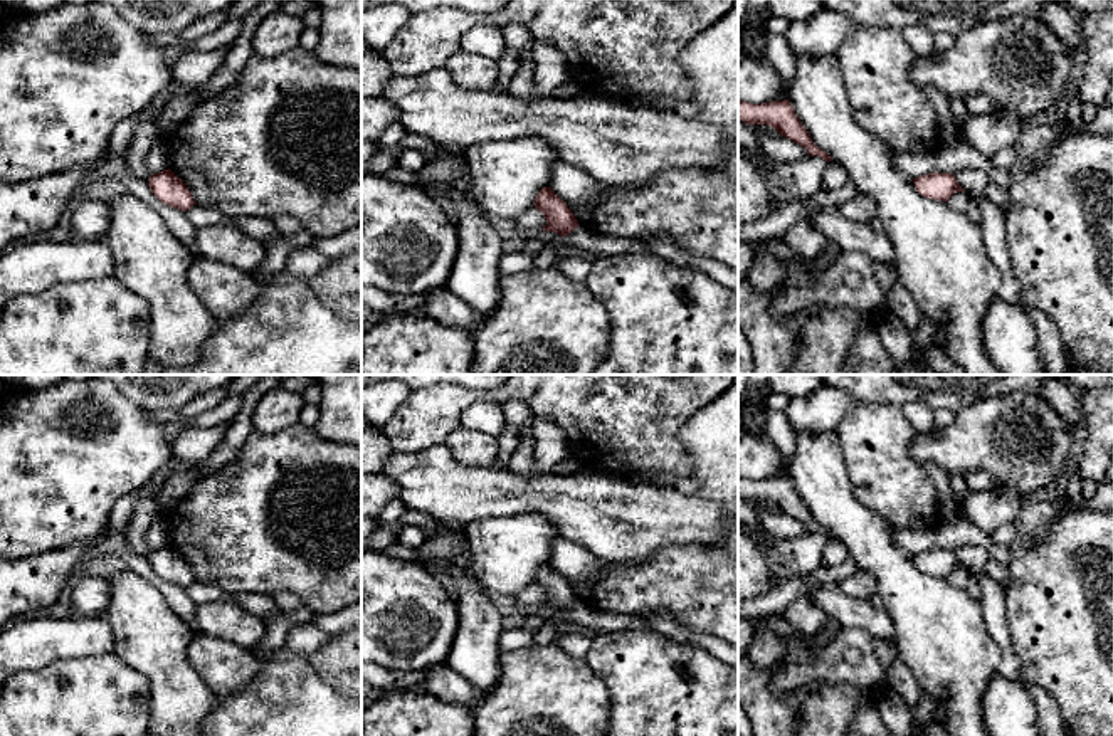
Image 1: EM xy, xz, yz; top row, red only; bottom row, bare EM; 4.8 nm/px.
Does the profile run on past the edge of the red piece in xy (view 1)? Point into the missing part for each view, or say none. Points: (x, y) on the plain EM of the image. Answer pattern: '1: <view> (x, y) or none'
1: none

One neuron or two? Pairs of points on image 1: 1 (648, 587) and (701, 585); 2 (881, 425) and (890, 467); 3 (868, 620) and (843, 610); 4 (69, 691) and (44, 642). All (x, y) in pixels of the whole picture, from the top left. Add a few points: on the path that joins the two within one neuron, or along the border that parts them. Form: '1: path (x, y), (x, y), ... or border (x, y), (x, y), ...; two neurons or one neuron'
1: path (661, 585), (688, 585); one neuron
2: path (881, 436), (881, 457); one neuron
3: path (861, 614), (849, 612); one neuron
4: border (93, 654), (58, 659), (39, 669), (17, 672); two neurons

